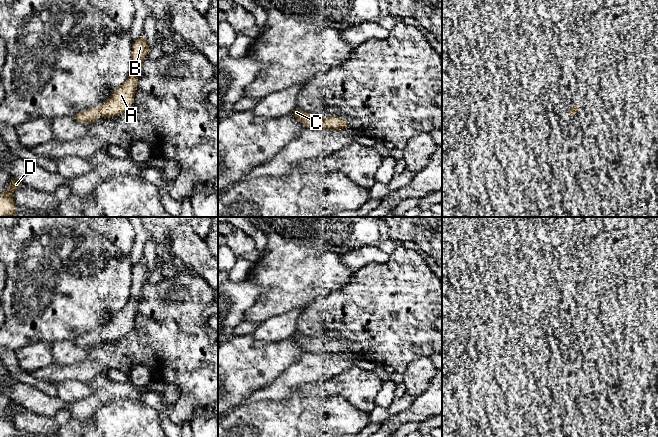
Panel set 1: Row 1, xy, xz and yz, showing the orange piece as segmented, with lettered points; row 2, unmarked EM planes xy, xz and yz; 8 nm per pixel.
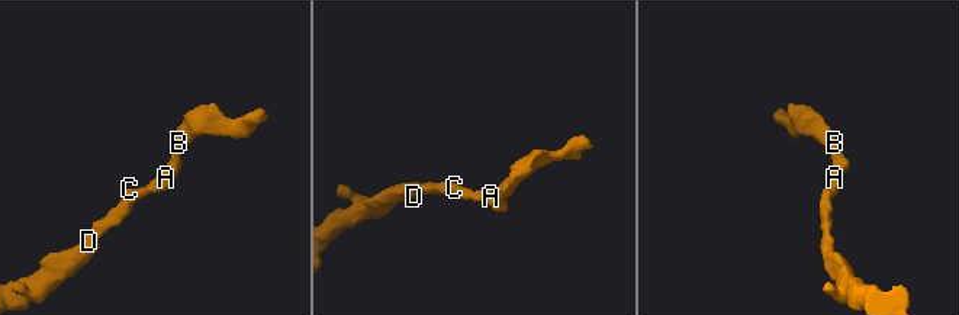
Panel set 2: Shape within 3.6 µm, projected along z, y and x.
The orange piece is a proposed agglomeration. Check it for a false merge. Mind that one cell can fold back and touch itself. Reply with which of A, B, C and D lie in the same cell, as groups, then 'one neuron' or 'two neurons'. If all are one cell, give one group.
A B C D; one neuron

